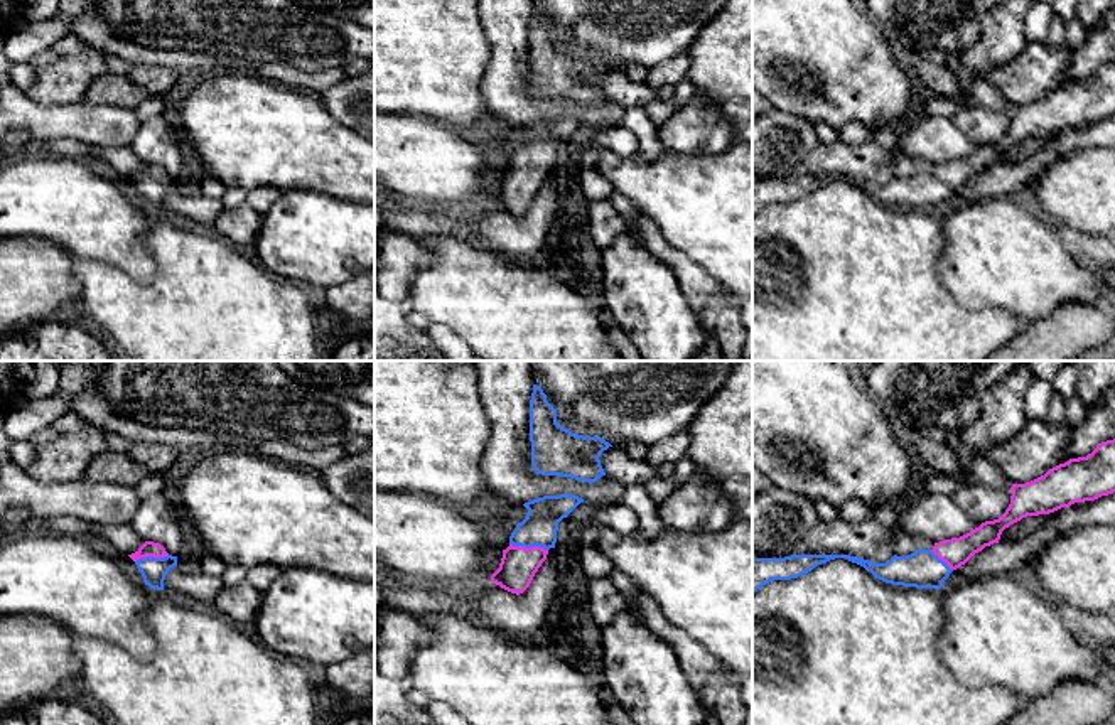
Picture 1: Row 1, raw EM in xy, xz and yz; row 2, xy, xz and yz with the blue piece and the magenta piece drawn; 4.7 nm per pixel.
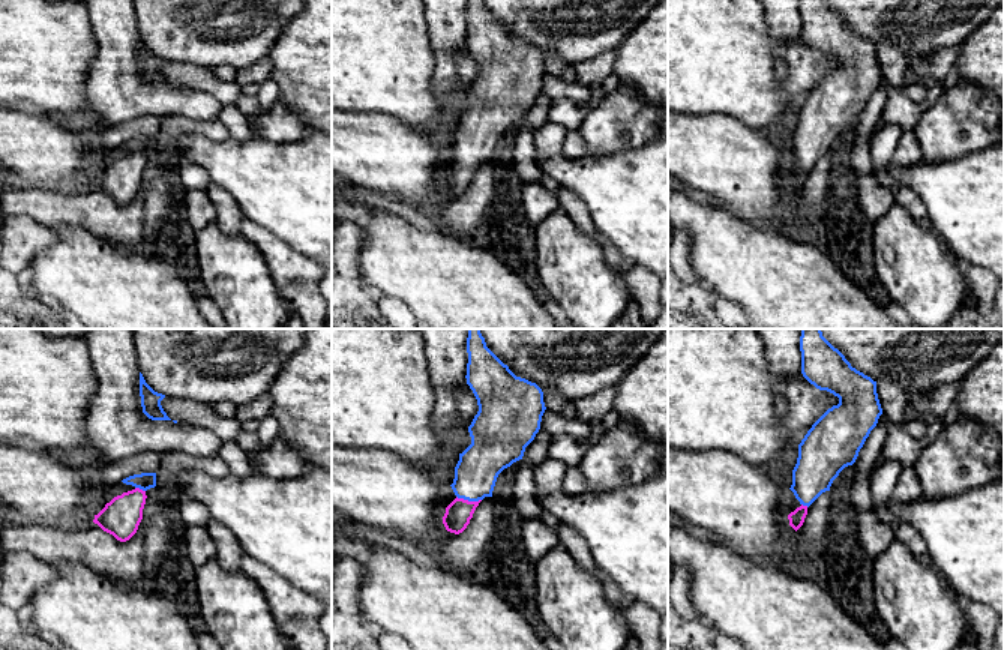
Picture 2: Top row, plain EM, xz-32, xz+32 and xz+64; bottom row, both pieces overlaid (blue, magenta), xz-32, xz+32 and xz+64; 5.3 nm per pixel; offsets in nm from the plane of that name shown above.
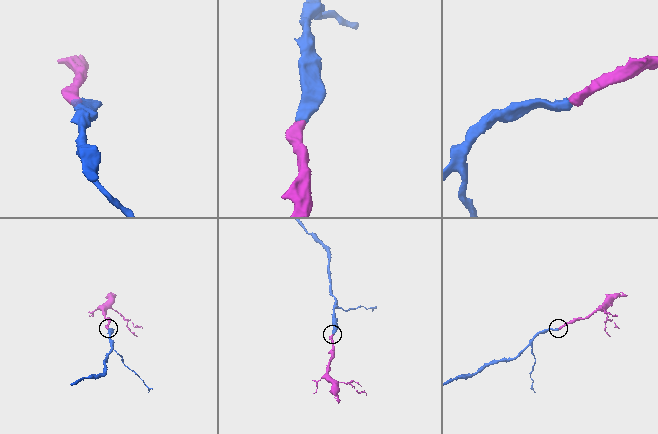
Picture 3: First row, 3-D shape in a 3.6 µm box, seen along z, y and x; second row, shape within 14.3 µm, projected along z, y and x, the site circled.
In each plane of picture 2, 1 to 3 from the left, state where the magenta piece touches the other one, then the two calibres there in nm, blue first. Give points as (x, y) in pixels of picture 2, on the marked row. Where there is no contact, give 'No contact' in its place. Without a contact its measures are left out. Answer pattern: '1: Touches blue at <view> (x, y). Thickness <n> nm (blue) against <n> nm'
1: Touches blue at xz-32 (140, 488). Thickness 90 nm (blue) against 200 nm
2: Touches blue at xz+32 (468, 500). Thickness 220 nm (blue) against 140 nm
3: Touches blue at xz+64 (805, 505). Thickness 240 nm (blue) against 80 nm

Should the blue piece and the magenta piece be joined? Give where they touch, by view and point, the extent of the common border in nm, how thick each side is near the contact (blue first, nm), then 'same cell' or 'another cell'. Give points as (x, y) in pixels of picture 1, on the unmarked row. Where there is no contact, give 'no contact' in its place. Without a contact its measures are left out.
meets blue in xz at (528, 169); contact 190 nm long; 170 nm thick on the blue side, 180 nm on the other; same cell

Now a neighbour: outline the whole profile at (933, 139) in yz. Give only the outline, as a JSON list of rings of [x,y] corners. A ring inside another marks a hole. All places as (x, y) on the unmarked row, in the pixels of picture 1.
[[[924,116],[902,133],[897,148],[913,160],[923,158],[940,165],[960,160],[982,145],[965,137],[950,118]]]

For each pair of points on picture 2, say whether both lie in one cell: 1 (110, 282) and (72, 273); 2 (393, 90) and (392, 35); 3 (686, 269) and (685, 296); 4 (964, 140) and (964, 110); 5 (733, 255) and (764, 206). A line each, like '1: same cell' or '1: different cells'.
1: same cell
2: same cell
3: different cells
4: same cell
5: different cells

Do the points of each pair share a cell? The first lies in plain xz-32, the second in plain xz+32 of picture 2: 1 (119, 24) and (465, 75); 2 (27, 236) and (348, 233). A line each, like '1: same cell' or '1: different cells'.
1: different cells
2: same cell

